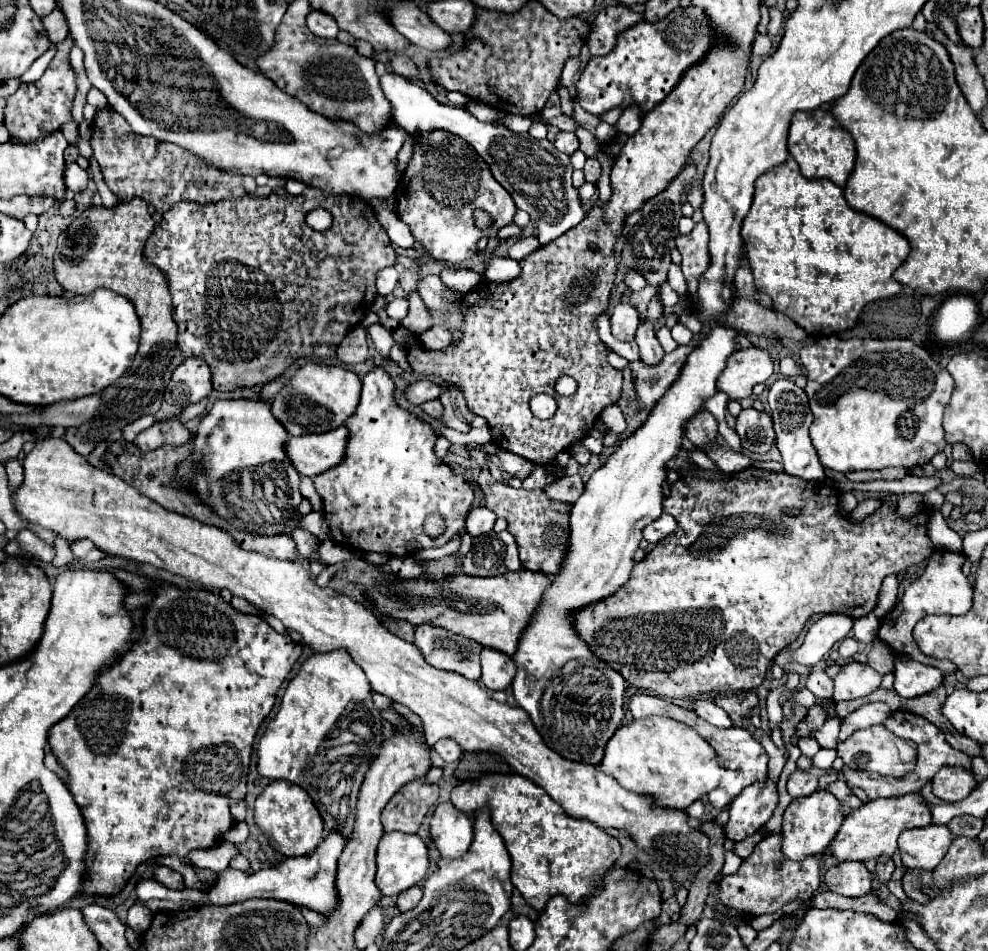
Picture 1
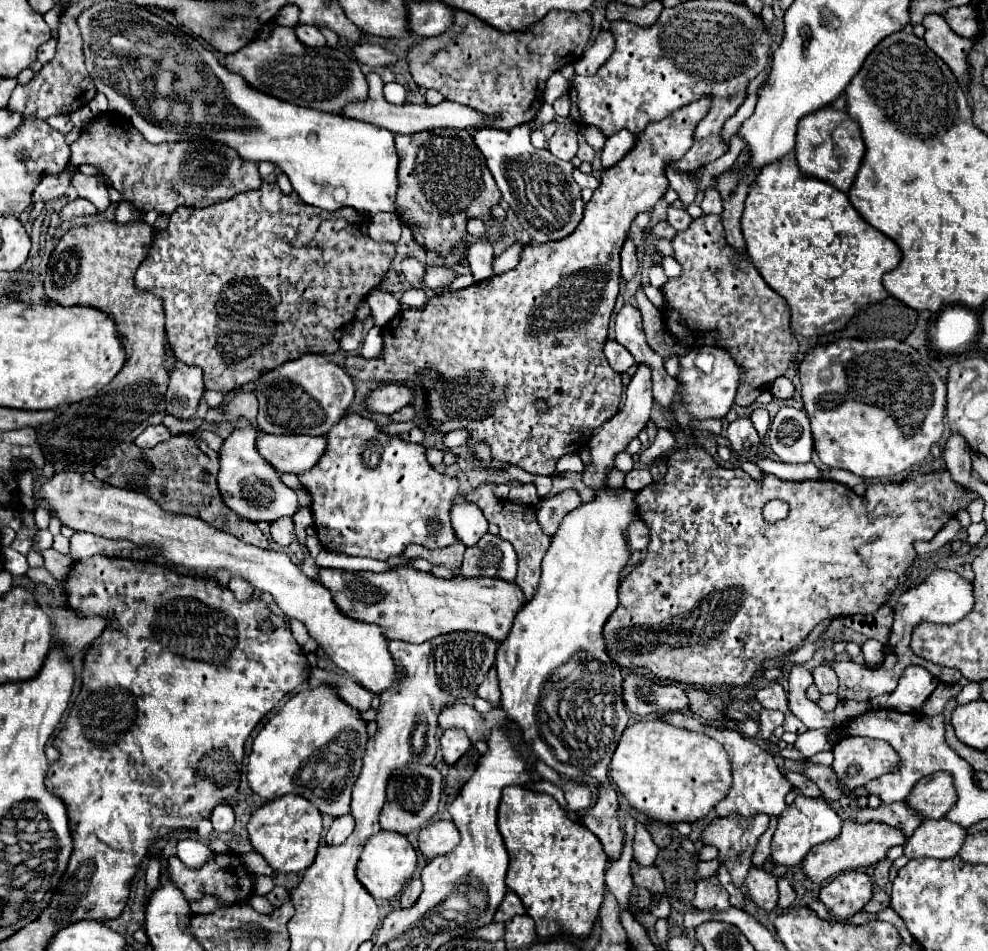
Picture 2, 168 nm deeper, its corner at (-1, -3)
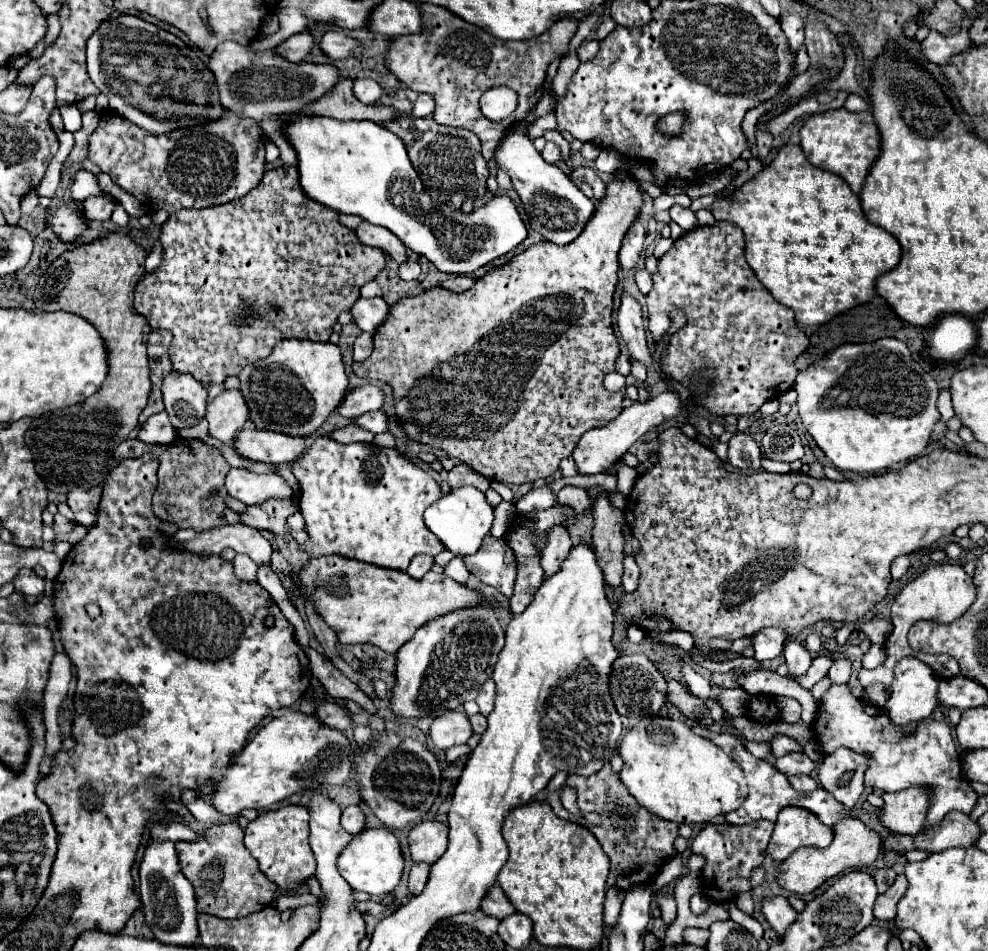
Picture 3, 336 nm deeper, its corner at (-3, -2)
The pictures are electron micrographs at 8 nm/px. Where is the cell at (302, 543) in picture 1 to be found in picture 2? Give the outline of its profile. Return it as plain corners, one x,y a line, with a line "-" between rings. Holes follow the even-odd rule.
280,517
272,523
272,529
270,529
270,535
272,539
282,547
286,547
296,539
296,533
294,531
294,521
292,517

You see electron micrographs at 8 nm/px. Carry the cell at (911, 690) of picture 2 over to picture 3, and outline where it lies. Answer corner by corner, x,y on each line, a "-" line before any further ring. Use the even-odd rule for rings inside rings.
912,656
898,660
898,666
894,666
894,684
890,686
890,690
892,690
892,696
886,702
884,712
890,716
892,724
896,724
904,732
904,736
908,736
916,728
916,724
928,718
938,706
938,698
936,698
938,678
934,670

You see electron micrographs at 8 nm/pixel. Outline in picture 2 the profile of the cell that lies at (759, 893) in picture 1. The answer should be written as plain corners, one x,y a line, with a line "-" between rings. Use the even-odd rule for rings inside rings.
750,865
748,877
742,885
746,897
764,911
772,911
778,901
778,877
766,873
760,867

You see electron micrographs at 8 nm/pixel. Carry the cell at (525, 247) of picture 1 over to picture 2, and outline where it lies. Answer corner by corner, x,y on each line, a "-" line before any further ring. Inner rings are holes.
516,241
514,245
510,245
510,247
494,261
496,273
506,273
506,271
514,269
514,267
520,263
520,253
522,253
524,247
526,247
526,243
520,243
520,241

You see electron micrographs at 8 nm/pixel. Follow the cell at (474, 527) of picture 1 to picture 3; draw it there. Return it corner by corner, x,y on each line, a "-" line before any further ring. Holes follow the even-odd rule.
462,486
456,490
450,490
440,500
436,500
432,506
424,512
424,524
430,532
442,542
442,546
452,552
454,556
470,556
474,554
482,540
490,534
494,522
494,508
488,504
484,492
480,492
474,486

